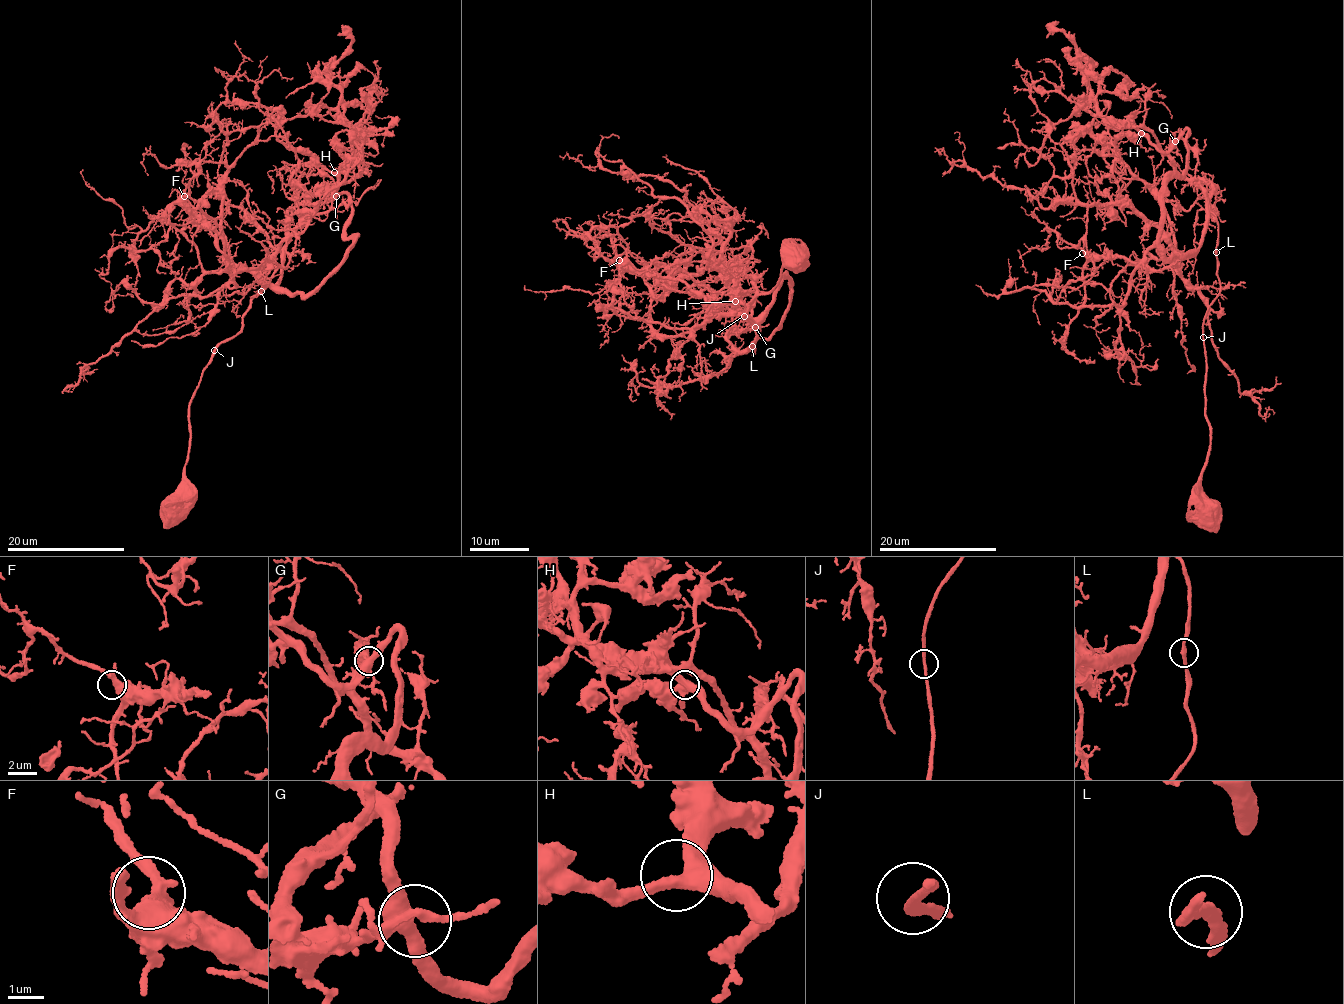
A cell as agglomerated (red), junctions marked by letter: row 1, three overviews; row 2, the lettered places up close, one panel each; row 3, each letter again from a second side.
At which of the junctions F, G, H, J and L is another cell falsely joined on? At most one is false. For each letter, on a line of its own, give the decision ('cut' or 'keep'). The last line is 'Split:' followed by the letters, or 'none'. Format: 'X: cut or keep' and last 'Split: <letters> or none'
F: keep
G: keep
H: keep
J: keep
L: keep
Split: none

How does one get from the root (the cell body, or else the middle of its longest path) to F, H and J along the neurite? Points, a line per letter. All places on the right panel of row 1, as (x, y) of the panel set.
F: (1207, 514), (1202, 327), (1219, 293), (1214, 216), (1202, 244), (1158, 270), (1082, 253)
H: (1207, 514), (1202, 327), (1219, 293), (1216, 222), (1204, 190), (1175, 175), (1174, 144), (1161, 150), (1141, 133)
J: (1207, 514), (1210, 515), (1200, 478), (1210, 446), (1209, 423), (1205, 418), (1206, 361), (1203, 337)

